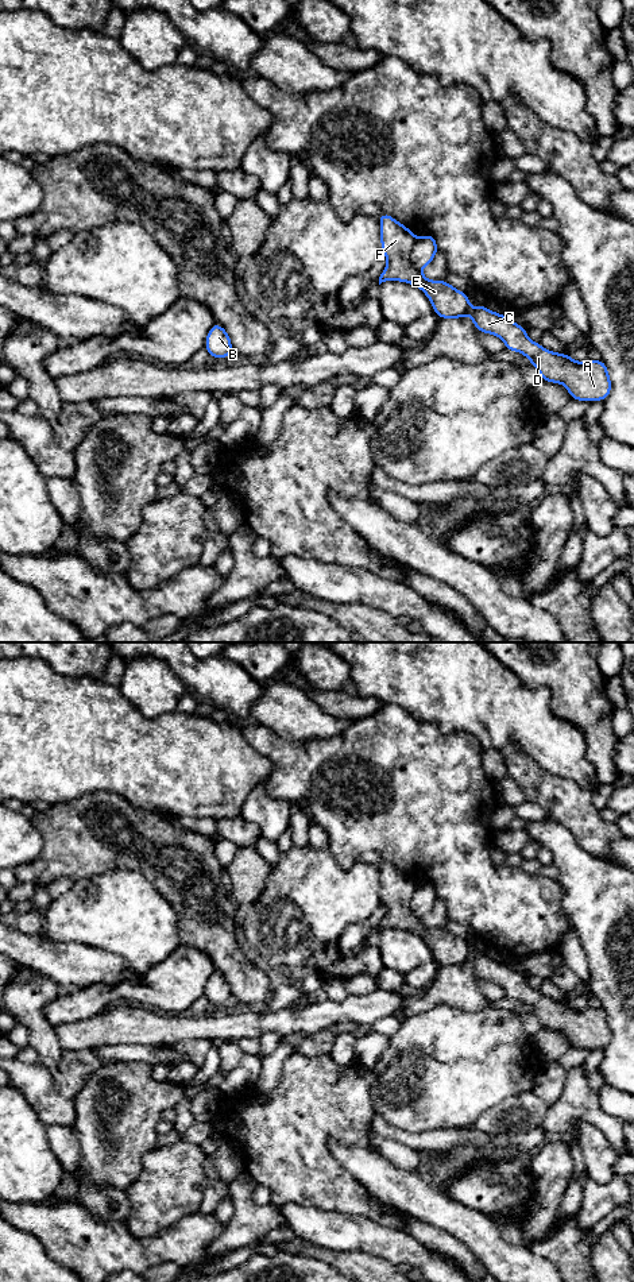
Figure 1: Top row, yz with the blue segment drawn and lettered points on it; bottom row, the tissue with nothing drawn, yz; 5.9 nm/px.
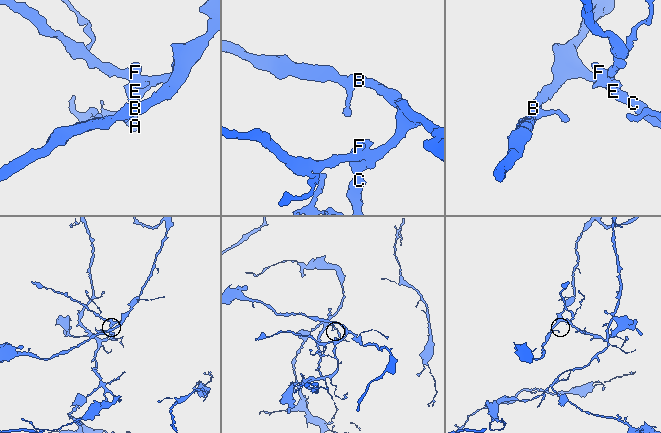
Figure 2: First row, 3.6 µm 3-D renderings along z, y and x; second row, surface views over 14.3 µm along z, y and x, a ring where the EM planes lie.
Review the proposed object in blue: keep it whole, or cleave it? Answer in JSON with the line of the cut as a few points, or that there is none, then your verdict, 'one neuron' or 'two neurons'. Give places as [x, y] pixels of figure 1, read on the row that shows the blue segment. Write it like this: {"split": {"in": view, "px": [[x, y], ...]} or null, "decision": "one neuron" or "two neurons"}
{"split": {"in": "yz", "px": [[414, 238], [409, 261], [420, 271]]}, "decision": "two neurons"}

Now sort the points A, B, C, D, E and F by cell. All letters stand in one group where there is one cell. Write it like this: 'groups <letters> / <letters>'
groups A C D E F / B

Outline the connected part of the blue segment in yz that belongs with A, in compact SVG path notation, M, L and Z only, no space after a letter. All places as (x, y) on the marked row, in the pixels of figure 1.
M384 212L378 219L383 255L388 260L379 277L379 285L386 281L401 281L420 287L440 318L461 318L469 314L479 332L495 335L503 340L506 350L525 355L541 374L542 382L564 385L572 399L606 401L611 393L611 379L603 360L575 362L571 355L556 354L530 340L526 328L510 317L495 313L483 304L471 308L465 291L455 289L445 279L426 279L411 264L409 256L415 239L414 231Z

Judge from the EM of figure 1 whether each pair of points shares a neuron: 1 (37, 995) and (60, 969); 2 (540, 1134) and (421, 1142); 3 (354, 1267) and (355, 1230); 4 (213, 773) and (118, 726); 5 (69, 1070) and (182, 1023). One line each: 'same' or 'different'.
1: different
2: same
3: different
4: same
5: different

